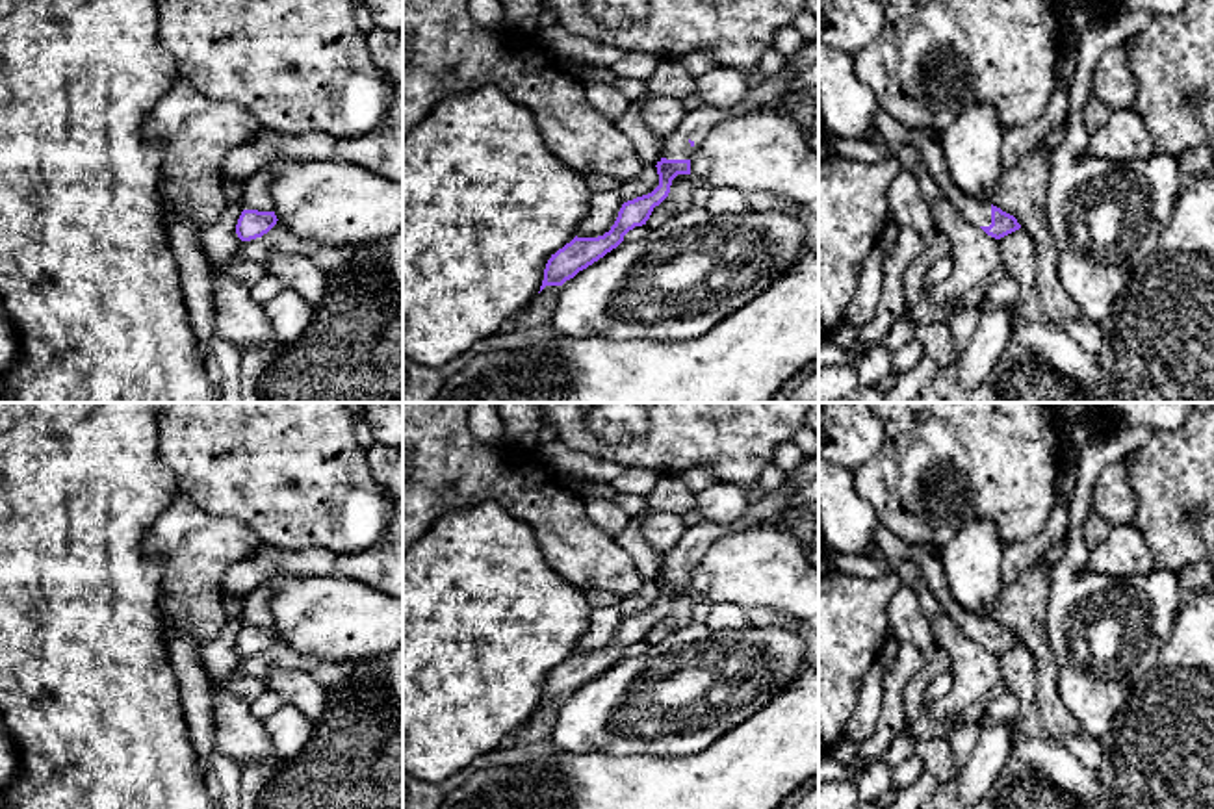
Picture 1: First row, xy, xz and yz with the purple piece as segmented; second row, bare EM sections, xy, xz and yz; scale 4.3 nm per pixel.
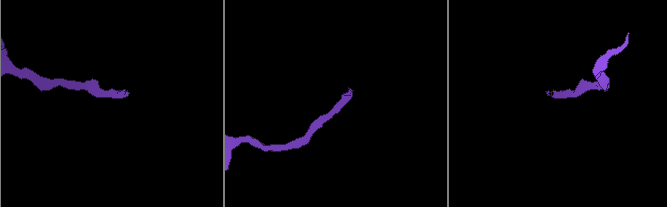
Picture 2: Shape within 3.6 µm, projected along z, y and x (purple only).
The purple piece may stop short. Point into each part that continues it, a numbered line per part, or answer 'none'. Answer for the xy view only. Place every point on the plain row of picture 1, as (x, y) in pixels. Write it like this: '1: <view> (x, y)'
none

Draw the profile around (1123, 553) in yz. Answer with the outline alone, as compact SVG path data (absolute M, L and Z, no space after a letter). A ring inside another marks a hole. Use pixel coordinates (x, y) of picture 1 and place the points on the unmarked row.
M1134 523L1114 525L1090 551L1090 568L1101 575L1132 577L1153 571L1155 557Z

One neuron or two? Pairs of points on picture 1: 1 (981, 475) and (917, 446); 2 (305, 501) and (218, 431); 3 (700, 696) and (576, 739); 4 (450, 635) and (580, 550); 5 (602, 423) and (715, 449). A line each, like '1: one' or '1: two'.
1: one
2: one
3: one
4: two
5: two

